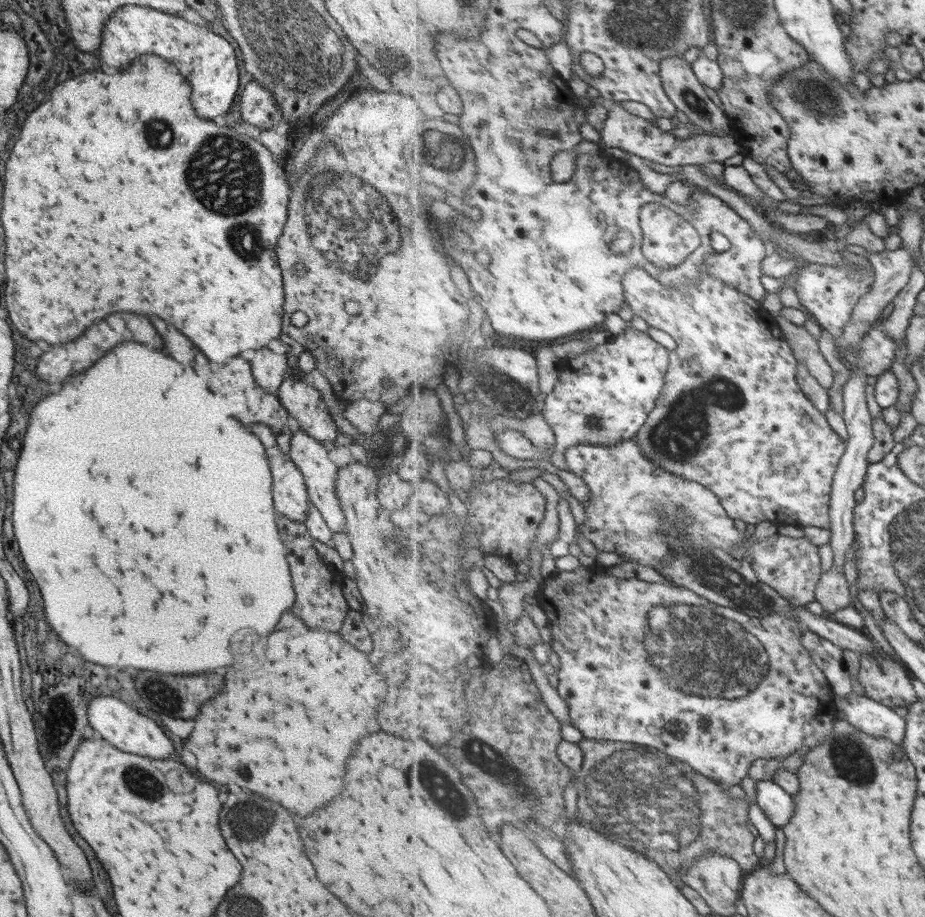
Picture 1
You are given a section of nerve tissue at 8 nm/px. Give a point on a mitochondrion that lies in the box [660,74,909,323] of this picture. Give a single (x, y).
(693, 101)

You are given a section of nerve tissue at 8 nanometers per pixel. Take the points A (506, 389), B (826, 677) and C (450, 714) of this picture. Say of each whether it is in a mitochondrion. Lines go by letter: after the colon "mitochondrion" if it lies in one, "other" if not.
A: mitochondrion
B: other
C: other

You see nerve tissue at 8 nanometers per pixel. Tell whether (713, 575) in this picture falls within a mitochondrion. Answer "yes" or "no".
yes

